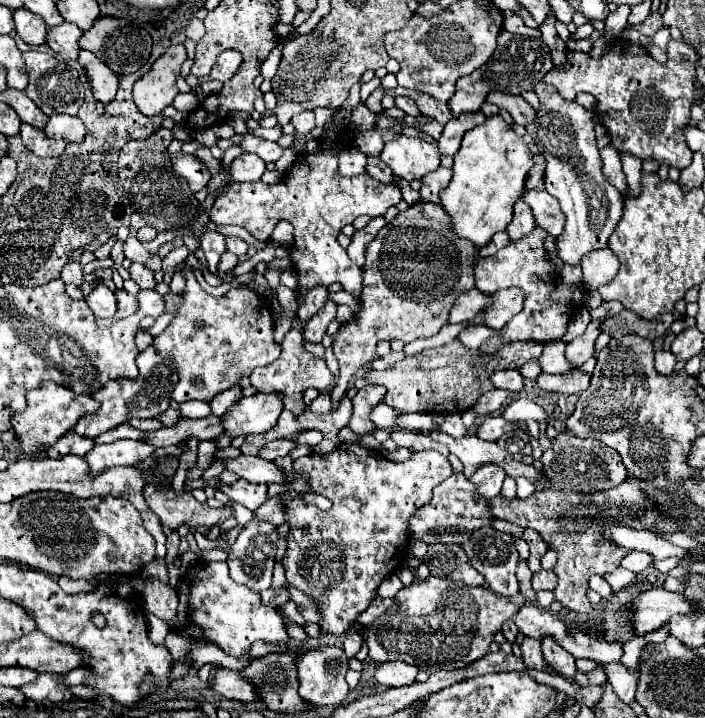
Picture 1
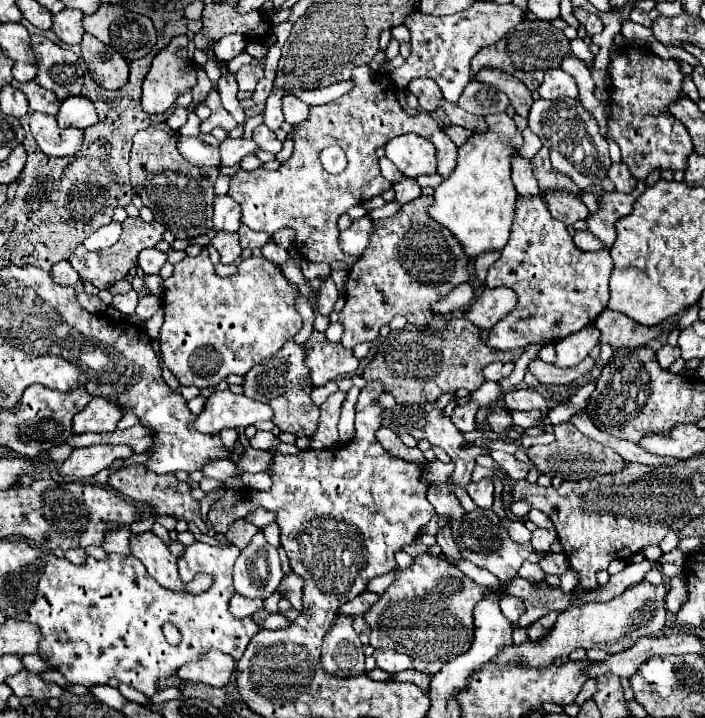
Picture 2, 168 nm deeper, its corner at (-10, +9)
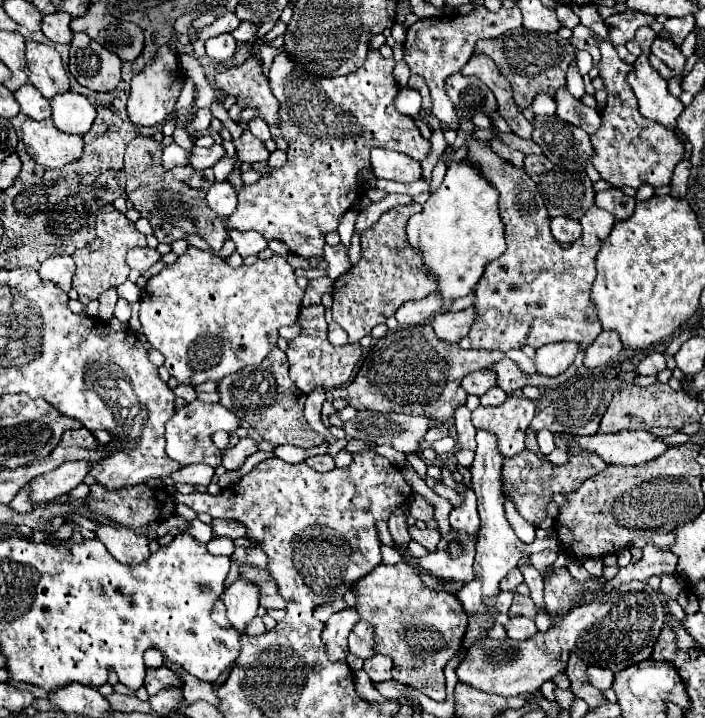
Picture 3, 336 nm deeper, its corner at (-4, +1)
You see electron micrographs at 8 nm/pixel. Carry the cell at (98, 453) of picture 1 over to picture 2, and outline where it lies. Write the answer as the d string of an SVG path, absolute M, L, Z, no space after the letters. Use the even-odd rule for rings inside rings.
M98 444L98 446L86 446L86 448L76 448L72 456L60 466L60 472L64 476L70 476L74 480L82 478L92 478L100 470L108 468L116 460L126 460L132 458L136 452L132 452L130 446L126 444Z

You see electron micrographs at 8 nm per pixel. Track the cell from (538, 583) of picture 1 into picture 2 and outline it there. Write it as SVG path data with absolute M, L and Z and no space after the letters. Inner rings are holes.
M526 562L526 564L522 564L522 568L520 568L520 572L518 572L522 578L528 578L530 582L534 580L534 582L544 582L544 578L546 578L546 574L542 572L542 568L538 566L538 564L532 564L532 562Z

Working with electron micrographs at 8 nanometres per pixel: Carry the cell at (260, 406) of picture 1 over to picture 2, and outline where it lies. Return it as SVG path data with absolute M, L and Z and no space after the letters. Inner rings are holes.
M230 390L214 392L204 412L194 422L194 428L206 434L218 434L226 428L248 428L256 422L272 420L272 408L266 402L250 400L244 394L234 394Z

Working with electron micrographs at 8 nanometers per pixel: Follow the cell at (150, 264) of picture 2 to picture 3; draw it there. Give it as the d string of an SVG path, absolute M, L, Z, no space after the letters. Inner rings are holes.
M144 246L144 248L132 248L132 250L126 254L128 266L134 268L134 270L138 270L138 272L150 268L150 266L152 266L154 262L158 262L158 260L160 260L158 250L148 248L148 246Z

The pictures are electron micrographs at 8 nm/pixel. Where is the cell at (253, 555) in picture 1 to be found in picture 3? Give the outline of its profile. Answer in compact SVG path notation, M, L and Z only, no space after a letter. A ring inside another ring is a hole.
M238 580L222 594L222 602L226 604L226 618L232 628L244 632L248 622L256 616L258 590L246 580Z

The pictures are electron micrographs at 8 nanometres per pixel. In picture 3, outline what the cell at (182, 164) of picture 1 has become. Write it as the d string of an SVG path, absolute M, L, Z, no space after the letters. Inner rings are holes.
M170 144L168 148L164 148L164 152L162 152L162 166L166 170L176 168L176 166L186 166L186 164L188 164L188 152L186 150L182 150L176 144Z

